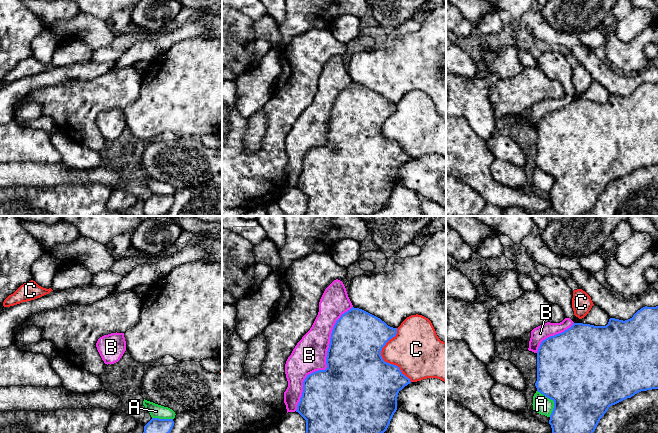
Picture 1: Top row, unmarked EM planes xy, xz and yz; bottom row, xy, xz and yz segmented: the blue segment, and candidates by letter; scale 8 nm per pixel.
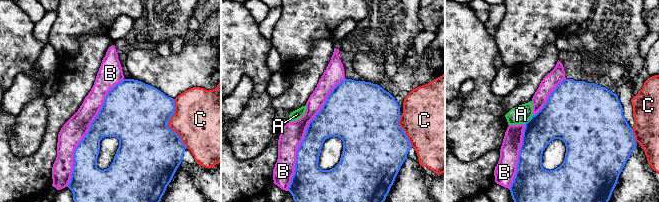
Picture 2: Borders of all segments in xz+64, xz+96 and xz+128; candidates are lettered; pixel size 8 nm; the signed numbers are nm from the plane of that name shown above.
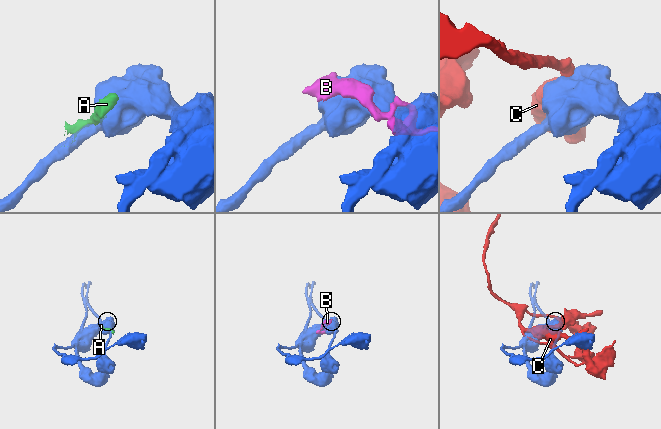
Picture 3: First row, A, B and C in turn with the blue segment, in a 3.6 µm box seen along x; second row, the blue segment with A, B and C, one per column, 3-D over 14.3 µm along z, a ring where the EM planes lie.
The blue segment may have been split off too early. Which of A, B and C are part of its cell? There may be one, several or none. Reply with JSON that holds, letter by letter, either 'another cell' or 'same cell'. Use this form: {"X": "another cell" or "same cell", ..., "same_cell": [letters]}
{"A": "another cell", "B": "another cell", "C": "another cell", "same_cell": []}

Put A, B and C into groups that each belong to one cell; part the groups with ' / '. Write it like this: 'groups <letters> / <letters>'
groups A B / C

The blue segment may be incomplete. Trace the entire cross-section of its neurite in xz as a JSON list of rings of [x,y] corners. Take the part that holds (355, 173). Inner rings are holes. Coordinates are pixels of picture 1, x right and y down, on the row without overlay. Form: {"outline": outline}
{"outline": [[[352,83],[341,91],[331,109],[327,144],[307,151],[303,157],[303,168],[296,188],[306,196],[305,216],[371,215],[387,206],[397,186],[399,167],[411,159],[398,142],[385,138],[381,132],[382,124],[396,110],[397,104],[388,102],[362,85]]]}

